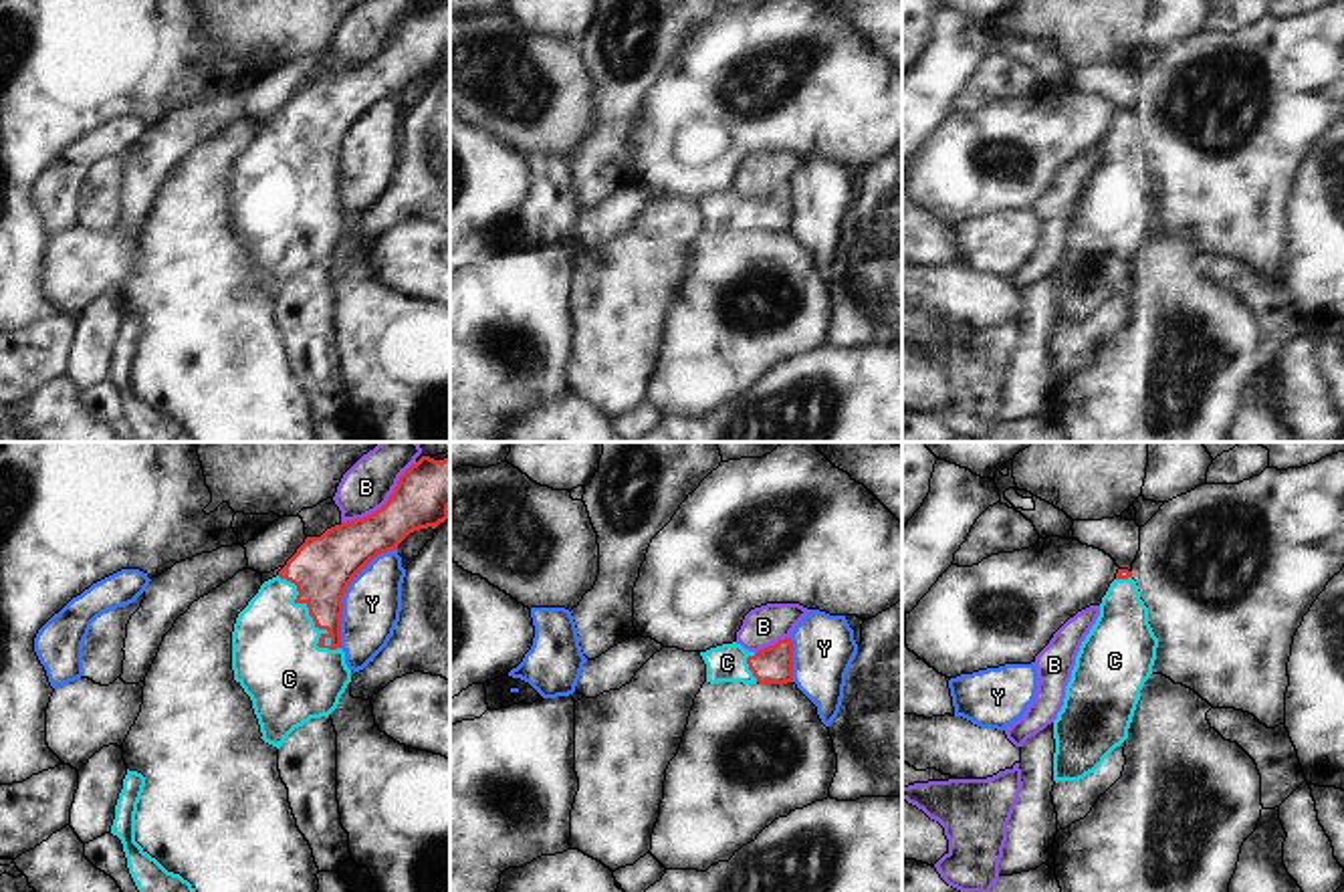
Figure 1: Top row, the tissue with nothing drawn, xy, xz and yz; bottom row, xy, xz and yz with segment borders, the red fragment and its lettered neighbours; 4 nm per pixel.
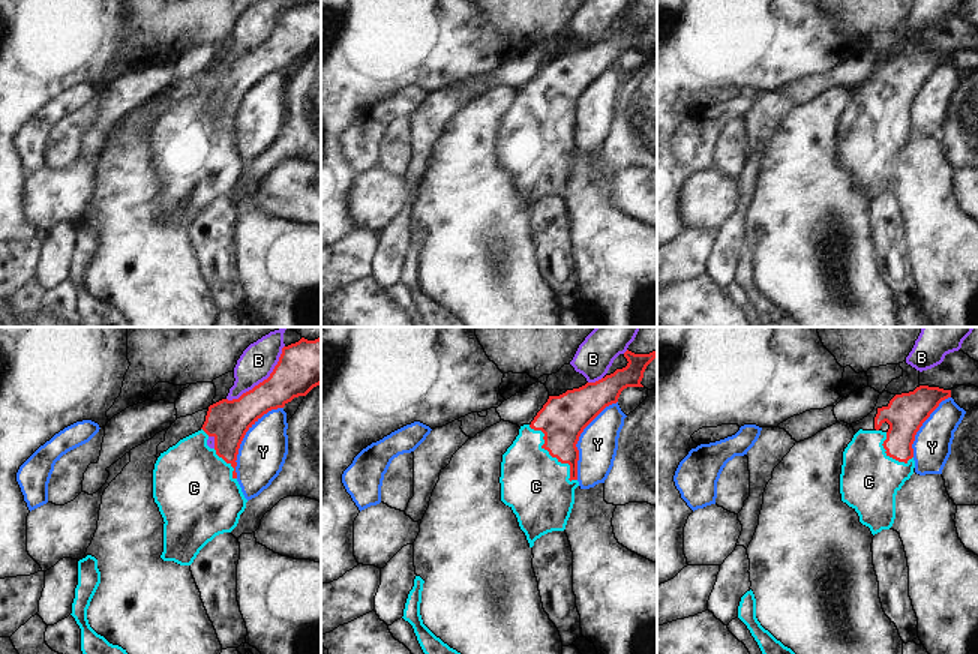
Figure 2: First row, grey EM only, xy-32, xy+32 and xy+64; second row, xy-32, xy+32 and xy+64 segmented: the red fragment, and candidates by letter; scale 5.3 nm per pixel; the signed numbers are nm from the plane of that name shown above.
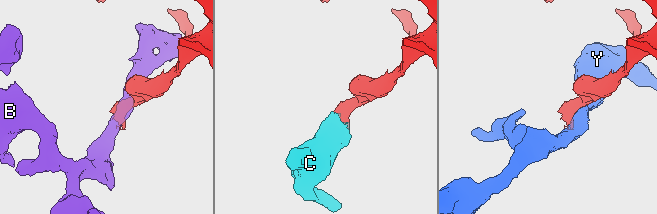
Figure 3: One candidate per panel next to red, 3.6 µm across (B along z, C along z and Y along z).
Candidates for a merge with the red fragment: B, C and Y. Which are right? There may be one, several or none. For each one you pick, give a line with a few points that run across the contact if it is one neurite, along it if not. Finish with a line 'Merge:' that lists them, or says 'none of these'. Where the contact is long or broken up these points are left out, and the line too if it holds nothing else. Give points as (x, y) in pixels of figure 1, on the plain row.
C: xy (321, 116), (309, 136), (309, 158), (275, 204)
Merge: C

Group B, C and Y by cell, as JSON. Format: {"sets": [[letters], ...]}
{"sets": [["B"], ["C"], ["Y"]]}

